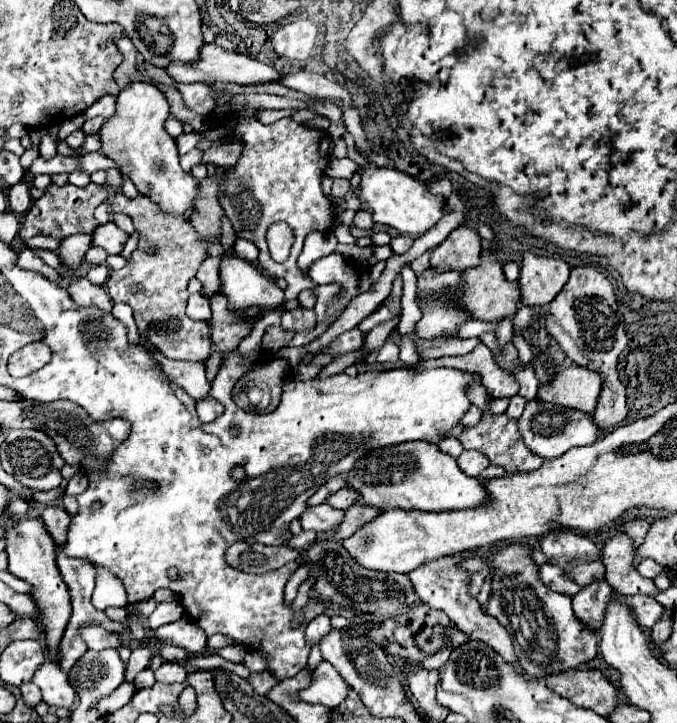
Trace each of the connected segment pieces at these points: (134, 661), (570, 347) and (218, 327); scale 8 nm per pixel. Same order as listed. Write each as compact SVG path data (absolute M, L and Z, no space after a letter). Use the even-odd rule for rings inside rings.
M138 647L138 649L134 649L132 655L130 655L130 661L128 661L128 665L126 665L126 677L124 677L126 683L134 683L134 677L148 667L150 659L152 659L152 653L150 653L148 647Z
M592 265L574 267L568 283L548 305L546 329L576 365L592 369L602 377L602 395L592 415L598 429L610 431L618 427L628 415L628 405L626 405L624 385L618 379L616 365L618 365L618 355L624 351L628 343L628 337L624 331L624 317L618 309L612 283Z
M220 293L210 297L210 305L212 305L212 319L210 319L212 341L224 361L226 355L232 353L238 347L238 343L250 333L252 321L244 321L244 315L240 315L240 319L238 315L230 315L226 309L226 297Z

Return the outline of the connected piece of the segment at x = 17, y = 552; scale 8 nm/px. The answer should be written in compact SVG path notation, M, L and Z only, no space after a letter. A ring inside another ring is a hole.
M34 517L34 519L22 519L18 525L6 531L6 553L8 553L8 571L24 581L28 581L34 589L30 595L34 597L38 609L40 609L40 621L44 625L46 633L46 645L52 653L58 651L58 641L66 629L66 623L72 615L72 605L70 605L70 595L68 587L62 581L62 575L56 567L56 545L44 527L44 523Z

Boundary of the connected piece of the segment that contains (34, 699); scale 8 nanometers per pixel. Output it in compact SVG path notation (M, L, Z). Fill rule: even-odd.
M26 683L20 687L22 691L22 699L24 703L28 703L28 707L36 707L42 699L40 699L40 689L34 683Z

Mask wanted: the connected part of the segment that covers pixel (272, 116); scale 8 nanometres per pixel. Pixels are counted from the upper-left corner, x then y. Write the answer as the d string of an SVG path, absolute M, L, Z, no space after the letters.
M264 109L264 111L258 113L258 121L260 121L260 123L274 123L274 121L278 121L278 119L282 119L282 117L290 117L290 115L292 115L292 111Z

